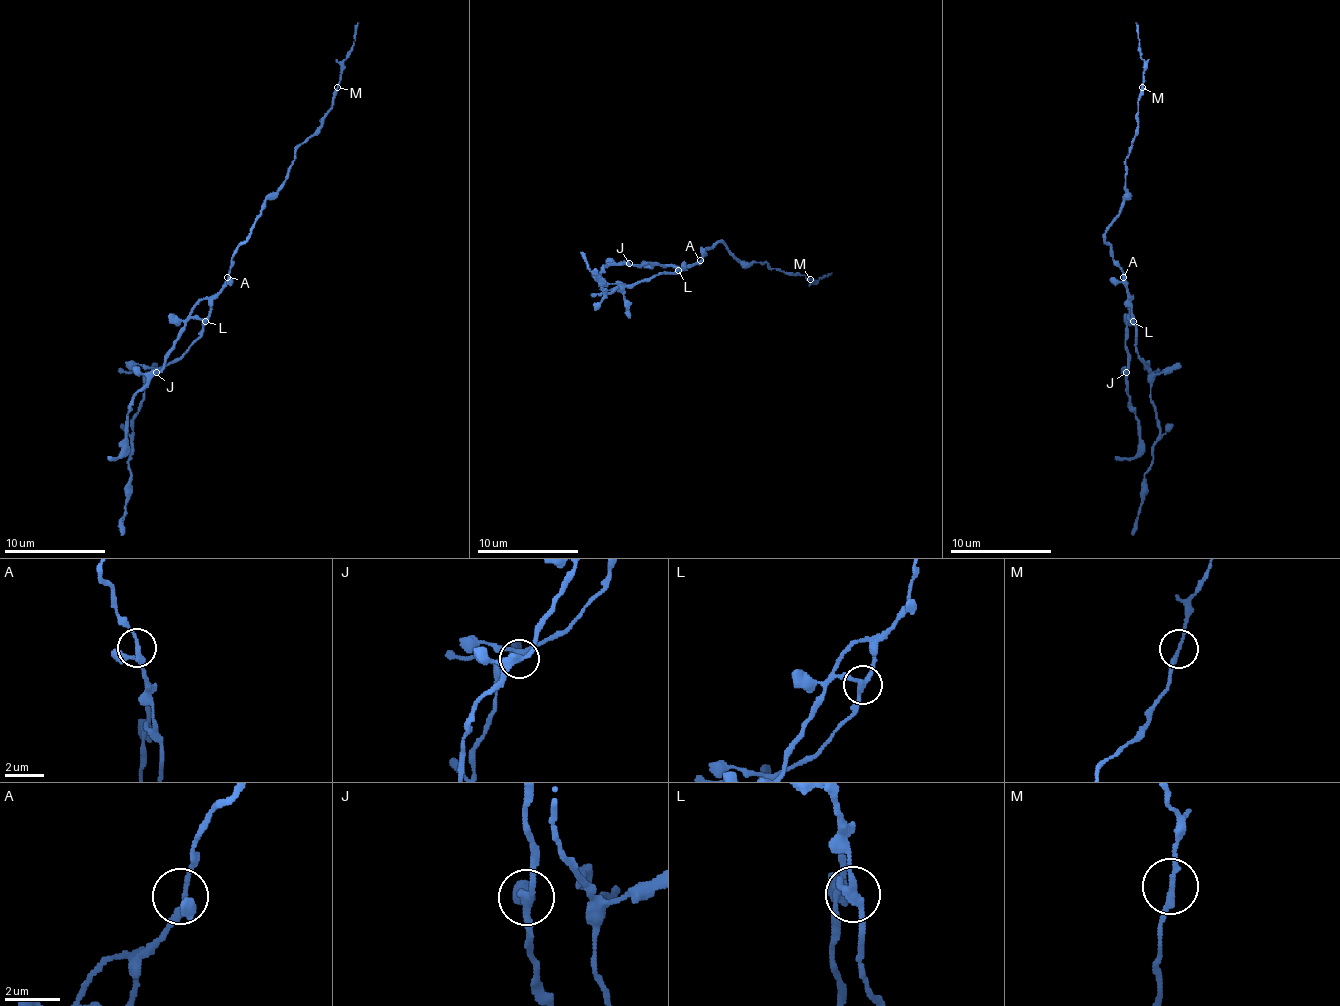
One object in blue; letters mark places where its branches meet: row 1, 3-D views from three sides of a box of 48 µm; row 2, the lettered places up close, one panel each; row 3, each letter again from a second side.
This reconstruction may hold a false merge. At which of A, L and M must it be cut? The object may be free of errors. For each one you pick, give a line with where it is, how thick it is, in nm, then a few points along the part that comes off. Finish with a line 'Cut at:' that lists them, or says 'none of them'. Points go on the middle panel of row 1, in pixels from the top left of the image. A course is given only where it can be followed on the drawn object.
L: Place: (678, 270). Thickness 240 nm. Course of the part to remove: (677, 270), (659, 263), (606, 265), (596, 275), (581, 253)
Cut at: L

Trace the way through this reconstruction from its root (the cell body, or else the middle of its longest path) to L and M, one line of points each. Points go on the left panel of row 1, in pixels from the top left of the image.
L: (229, 277), (229, 282), (212, 302), (212, 312), (204, 322)
M: (229, 277), (232, 254), (247, 239), (262, 203), (282, 183), (295, 158), (295, 151), (320, 125), (338, 87)

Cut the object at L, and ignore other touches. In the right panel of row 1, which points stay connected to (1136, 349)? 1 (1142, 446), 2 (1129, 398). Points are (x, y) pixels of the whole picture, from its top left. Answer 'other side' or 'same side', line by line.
1: other side
2: other side

